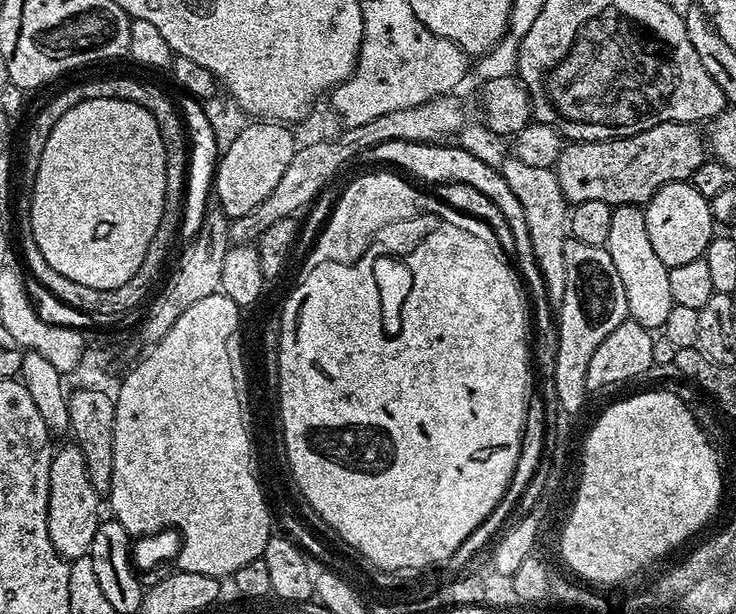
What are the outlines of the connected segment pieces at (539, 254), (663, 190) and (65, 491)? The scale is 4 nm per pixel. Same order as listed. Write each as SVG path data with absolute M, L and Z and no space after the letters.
M509 158L505 164L499 165L499 170L502 178L506 178L506 186L514 190L514 198L518 198L522 211L526 213L526 226L530 229L530 246L534 246L534 258L542 274L548 301L558 306L562 302L562 294L566 294L566 258L562 255L562 250L564 241L570 236L569 202L562 194L562 186L558 186L556 173L552 168L526 166L521 160Z
M690 182L664 184L648 201L644 208L646 234L650 234L650 246L654 246L654 254L662 258L668 269L703 257L714 235L714 219L709 201L709 197L698 194Z
M68 442L65 448L57 447L50 466L50 502L48 503L48 525L50 538L58 554L71 562L86 556L94 542L94 530L98 530L102 513L102 497L90 486L90 474L86 474L86 458L75 443Z

